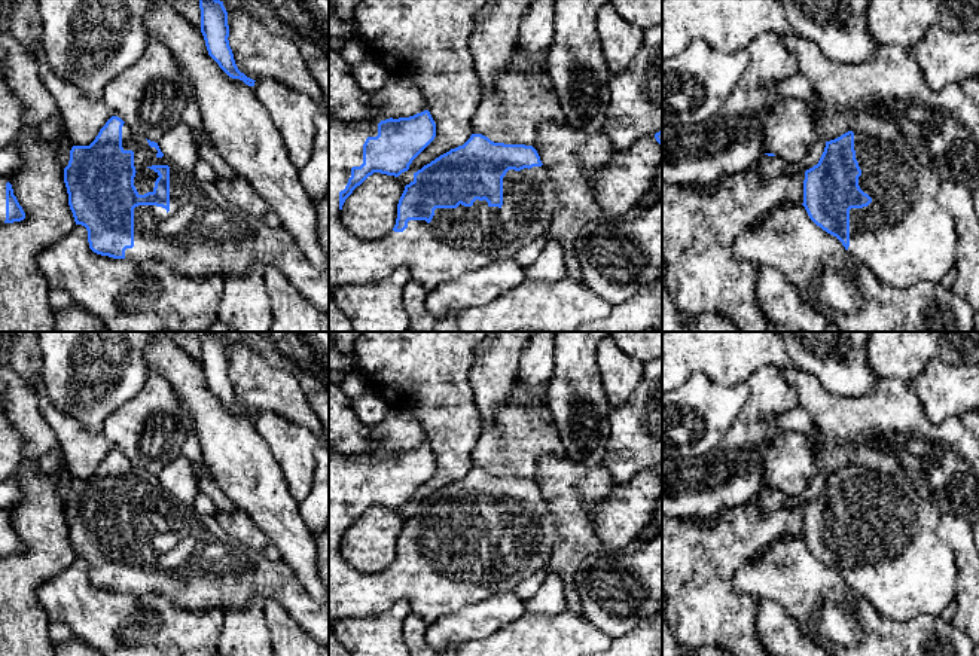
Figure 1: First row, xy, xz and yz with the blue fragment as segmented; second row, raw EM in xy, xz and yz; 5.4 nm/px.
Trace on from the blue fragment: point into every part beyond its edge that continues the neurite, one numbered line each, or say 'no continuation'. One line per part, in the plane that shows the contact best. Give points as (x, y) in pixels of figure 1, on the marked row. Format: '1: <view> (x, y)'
1: xy (203, 235)

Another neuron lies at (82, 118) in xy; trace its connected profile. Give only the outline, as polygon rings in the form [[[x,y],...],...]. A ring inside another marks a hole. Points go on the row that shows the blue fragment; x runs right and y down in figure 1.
[[[42,67],[40,79],[55,100],[73,146],[89,146],[113,116],[104,100],[91,100],[79,86]]]

